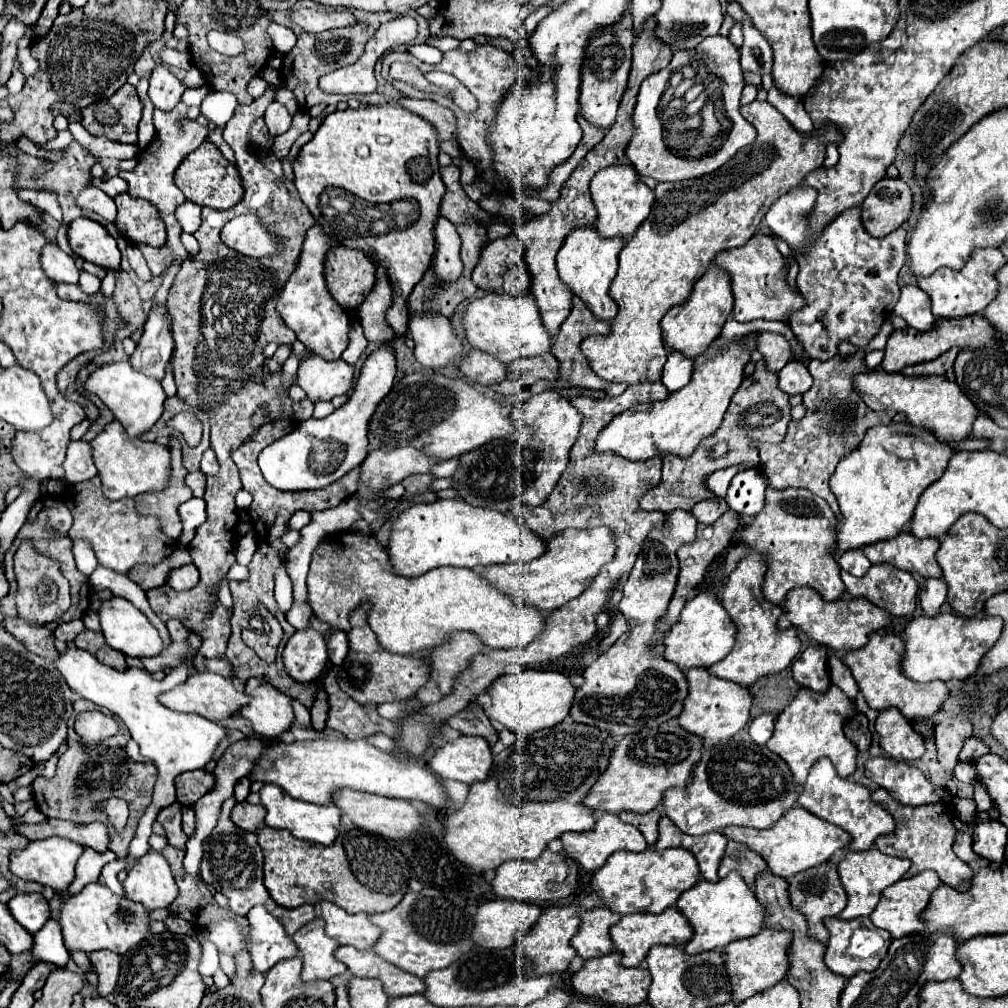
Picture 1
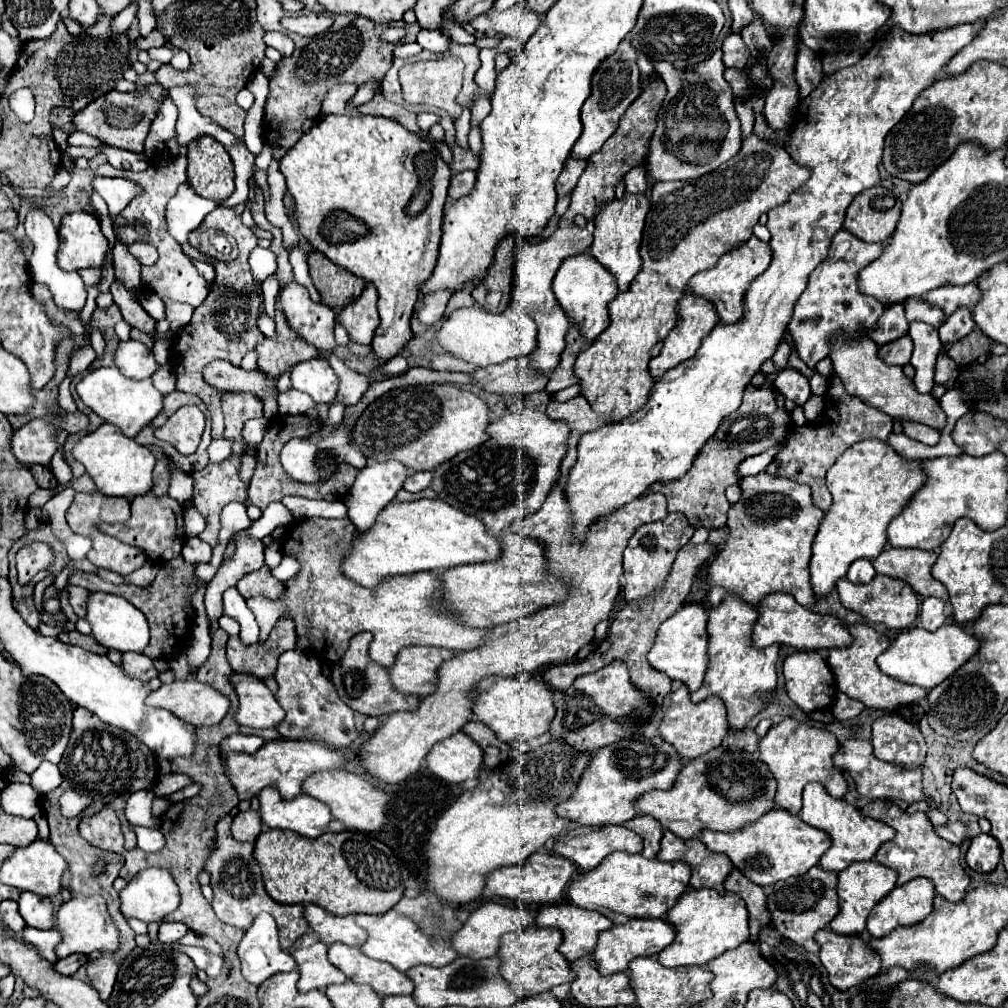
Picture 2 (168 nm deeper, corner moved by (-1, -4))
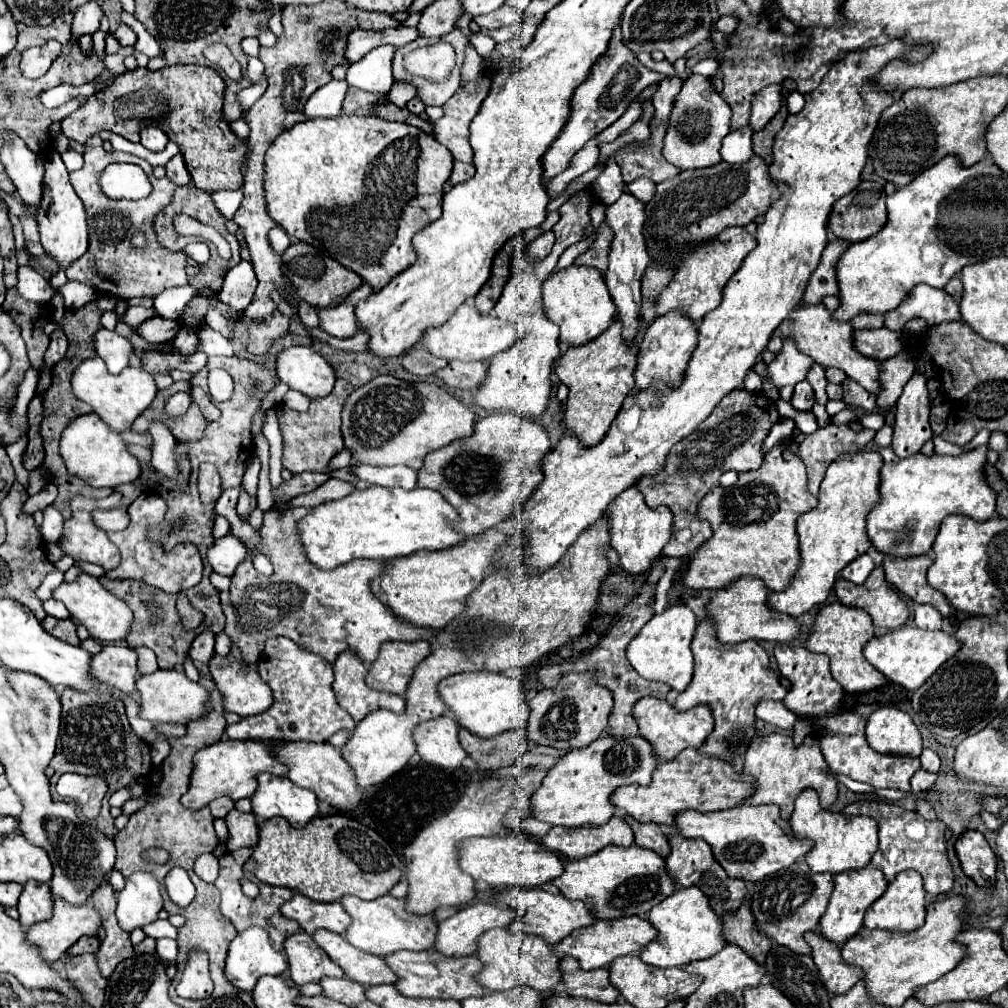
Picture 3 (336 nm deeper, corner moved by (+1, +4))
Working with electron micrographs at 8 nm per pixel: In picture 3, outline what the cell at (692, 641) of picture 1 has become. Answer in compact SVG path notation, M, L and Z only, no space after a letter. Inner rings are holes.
M671 605L661 615L653 615L649 623L631 639L627 645L627 661L641 677L667 683L675 691L683 691L693 677L693 655L689 645L695 629L695 613L685 605Z

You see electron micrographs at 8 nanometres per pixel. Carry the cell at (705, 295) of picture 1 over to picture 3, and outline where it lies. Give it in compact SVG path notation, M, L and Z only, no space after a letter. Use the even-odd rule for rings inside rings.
M661 315L657 317L647 331L643 333L639 353L637 353L637 369L635 369L635 383L637 389L645 391L653 387L655 383L665 383L667 387L675 389L681 385L687 363L691 359L691 353L697 343L697 325L689 319L683 319L683 315Z

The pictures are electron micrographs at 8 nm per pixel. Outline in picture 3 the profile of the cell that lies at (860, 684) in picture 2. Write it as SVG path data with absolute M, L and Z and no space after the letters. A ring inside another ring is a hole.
M833 601L823 609L819 609L813 623L813 631L809 633L805 647L811 653L823 653L831 659L831 675L843 685L847 693L871 691L887 683L885 675L875 671L863 657L863 647L873 635L875 635L875 627L871 623L871 617L863 609L847 607L839 601Z

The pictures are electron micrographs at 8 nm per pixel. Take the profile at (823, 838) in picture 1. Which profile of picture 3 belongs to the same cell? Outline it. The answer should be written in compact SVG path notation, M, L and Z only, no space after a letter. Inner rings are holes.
M737 805L733 809L699 813L699 811L681 811L675 815L675 825L679 835L685 839L705 839L717 863L727 871L731 879L759 881L783 867L789 867L799 857L811 849L811 841L801 841L791 835L789 821L779 817L779 807L775 805Z

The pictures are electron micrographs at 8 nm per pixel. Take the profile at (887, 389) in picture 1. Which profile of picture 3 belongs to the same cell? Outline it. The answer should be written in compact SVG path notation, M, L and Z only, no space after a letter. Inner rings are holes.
M823 303L817 305L801 305L795 311L791 311L791 315L781 323L781 327L777 327L777 333L785 339L791 339L801 353L809 355L815 363L823 365L823 367L837 367L841 369L849 379L857 381L861 387L865 387L871 393L879 391L879 363L881 361L873 361L867 359L863 355L859 355L851 343L851 331L853 327L849 323L835 323L835 319L831 319L831 313L825 309Z

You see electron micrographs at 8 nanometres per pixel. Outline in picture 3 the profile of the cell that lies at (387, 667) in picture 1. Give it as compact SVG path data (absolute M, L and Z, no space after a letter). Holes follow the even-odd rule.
M351 651L339 655L335 661L335 681L333 691L337 697L337 703L355 719L363 719L369 713L377 709L389 709L393 713L405 711L405 699L391 693L379 693L365 685L367 665L353 657Z

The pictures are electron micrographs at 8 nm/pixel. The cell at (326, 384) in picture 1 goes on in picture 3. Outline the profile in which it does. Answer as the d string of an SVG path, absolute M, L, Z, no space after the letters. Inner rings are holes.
M295 345L277 353L275 371L281 383L303 393L309 399L327 397L335 383L331 365L311 347Z

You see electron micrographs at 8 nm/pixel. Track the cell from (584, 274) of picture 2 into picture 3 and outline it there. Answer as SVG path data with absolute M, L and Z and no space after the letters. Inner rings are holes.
M567 267L543 283L543 311L561 329L561 347L579 347L597 339L615 317L615 305L607 291L603 275L593 267Z

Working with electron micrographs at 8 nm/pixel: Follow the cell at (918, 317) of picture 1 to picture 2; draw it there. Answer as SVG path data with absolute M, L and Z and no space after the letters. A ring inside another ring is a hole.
M911 321L909 323L909 337L915 343L915 351L911 357L911 365L915 367L915 387L921 393L929 393L933 389L933 367L937 353L941 351L941 341L937 329L923 323Z

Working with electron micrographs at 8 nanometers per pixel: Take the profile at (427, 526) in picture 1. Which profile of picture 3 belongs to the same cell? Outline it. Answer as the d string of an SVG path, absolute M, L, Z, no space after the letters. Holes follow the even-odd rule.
M371 485L367 489L353 489L349 495L333 501L323 501L317 507L311 507L309 513L299 521L297 537L299 543L305 547L305 557L309 563L313 563L319 569L335 569L343 563L349 563L351 559L377 559L377 561L391 561L395 557L405 557L411 553L417 553L421 549L439 551L457 545L463 541L463 535L457 533L453 527L449 527L451 521L457 519L457 511L433 489L421 489L415 487L411 491L399 489L399 487L381 487Z

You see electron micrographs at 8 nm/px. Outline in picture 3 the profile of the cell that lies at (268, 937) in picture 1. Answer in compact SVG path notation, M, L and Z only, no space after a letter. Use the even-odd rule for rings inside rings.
M249 927L247 931L239 933L227 951L227 959L225 959L225 977L231 985L239 987L241 991L253 991L255 983L259 977L263 975L283 975L283 971L287 969L287 959L283 953L277 953L271 943L269 943L269 935L263 927Z

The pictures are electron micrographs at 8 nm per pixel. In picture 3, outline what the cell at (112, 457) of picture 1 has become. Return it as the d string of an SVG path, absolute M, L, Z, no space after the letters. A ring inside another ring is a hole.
M95 413L79 415L69 421L61 433L59 453L63 455L69 475L75 475L91 487L117 487L121 483L133 483L141 475L141 465L127 451L121 435L111 431Z

